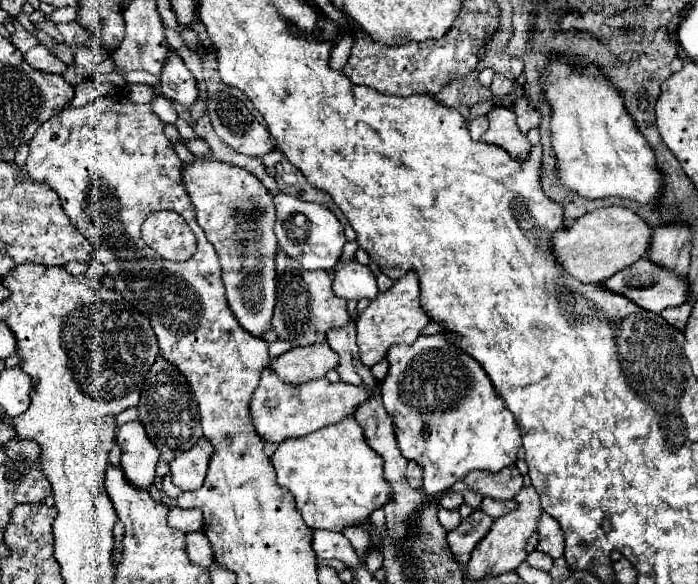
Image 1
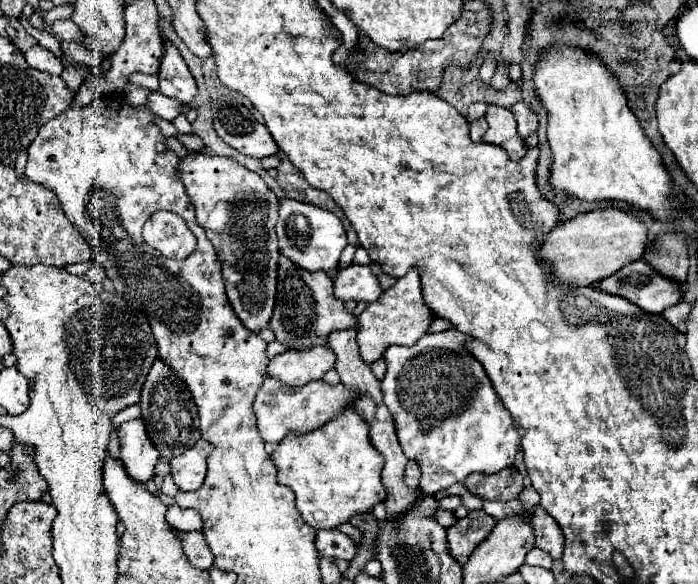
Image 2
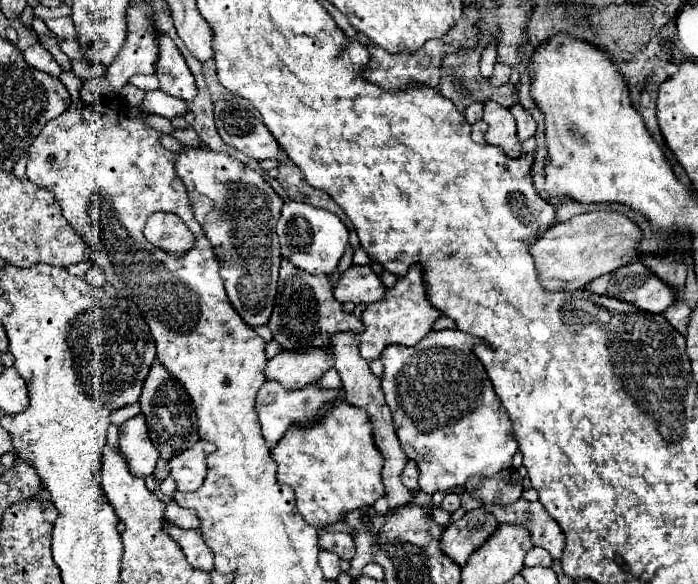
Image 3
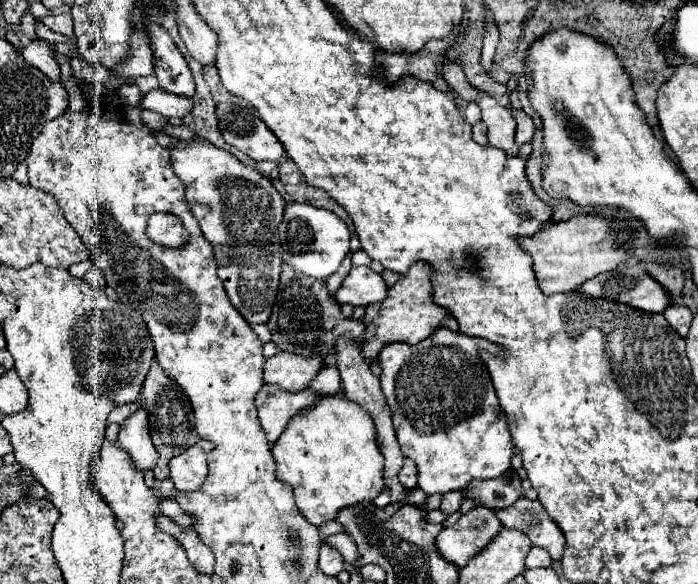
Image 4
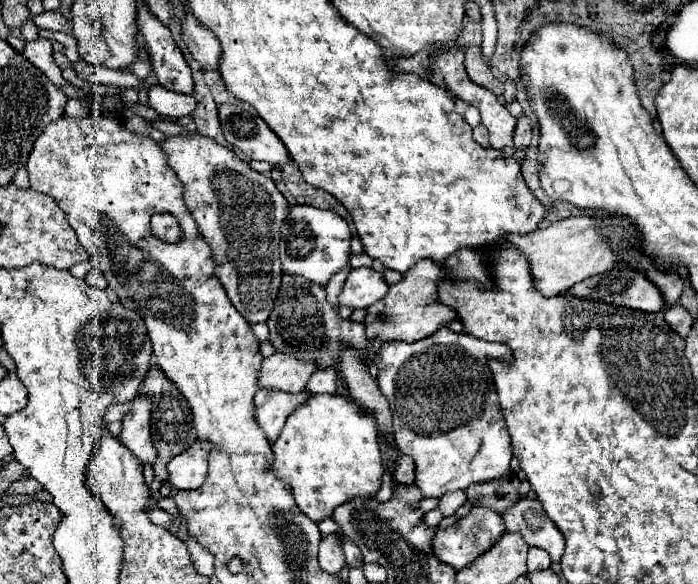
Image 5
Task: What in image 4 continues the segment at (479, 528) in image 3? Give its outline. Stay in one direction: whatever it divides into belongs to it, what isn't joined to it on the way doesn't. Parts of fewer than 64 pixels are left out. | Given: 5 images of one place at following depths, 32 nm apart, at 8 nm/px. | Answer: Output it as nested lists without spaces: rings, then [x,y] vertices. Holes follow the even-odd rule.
[[[478,506],[466,512],[456,524],[444,528],[436,546],[446,560],[460,568],[468,564],[468,560],[478,554],[480,548],[484,548],[500,532],[500,528],[502,526],[490,508]]]

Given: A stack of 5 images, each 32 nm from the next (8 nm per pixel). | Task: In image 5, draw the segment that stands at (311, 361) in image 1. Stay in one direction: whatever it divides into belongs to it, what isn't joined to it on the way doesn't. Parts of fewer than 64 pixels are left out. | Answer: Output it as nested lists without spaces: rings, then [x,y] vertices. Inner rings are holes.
[[[274,354],[264,358],[260,370],[260,388],[280,388],[284,392],[306,390],[310,376],[316,372],[314,362],[304,362],[292,354]]]

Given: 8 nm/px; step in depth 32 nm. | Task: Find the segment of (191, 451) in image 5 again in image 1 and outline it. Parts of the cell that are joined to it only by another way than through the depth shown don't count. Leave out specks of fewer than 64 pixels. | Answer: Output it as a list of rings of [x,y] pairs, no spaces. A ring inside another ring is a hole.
[[[200,438],[190,450],[176,456],[170,462],[174,486],[178,486],[180,490],[198,490],[206,478],[206,470],[212,454],[214,454],[212,442]]]

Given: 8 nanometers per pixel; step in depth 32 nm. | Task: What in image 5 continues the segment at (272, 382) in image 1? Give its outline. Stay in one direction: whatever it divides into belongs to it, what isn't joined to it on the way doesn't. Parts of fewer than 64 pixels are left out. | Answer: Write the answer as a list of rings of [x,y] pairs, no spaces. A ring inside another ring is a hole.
[[[262,388],[256,392],[254,396],[254,404],[256,404],[256,420],[260,424],[260,428],[266,432],[266,438],[270,442],[274,442],[284,424],[286,418],[306,400],[310,398],[310,392],[298,392],[298,394],[288,394],[282,390],[270,390],[270,388]]]

